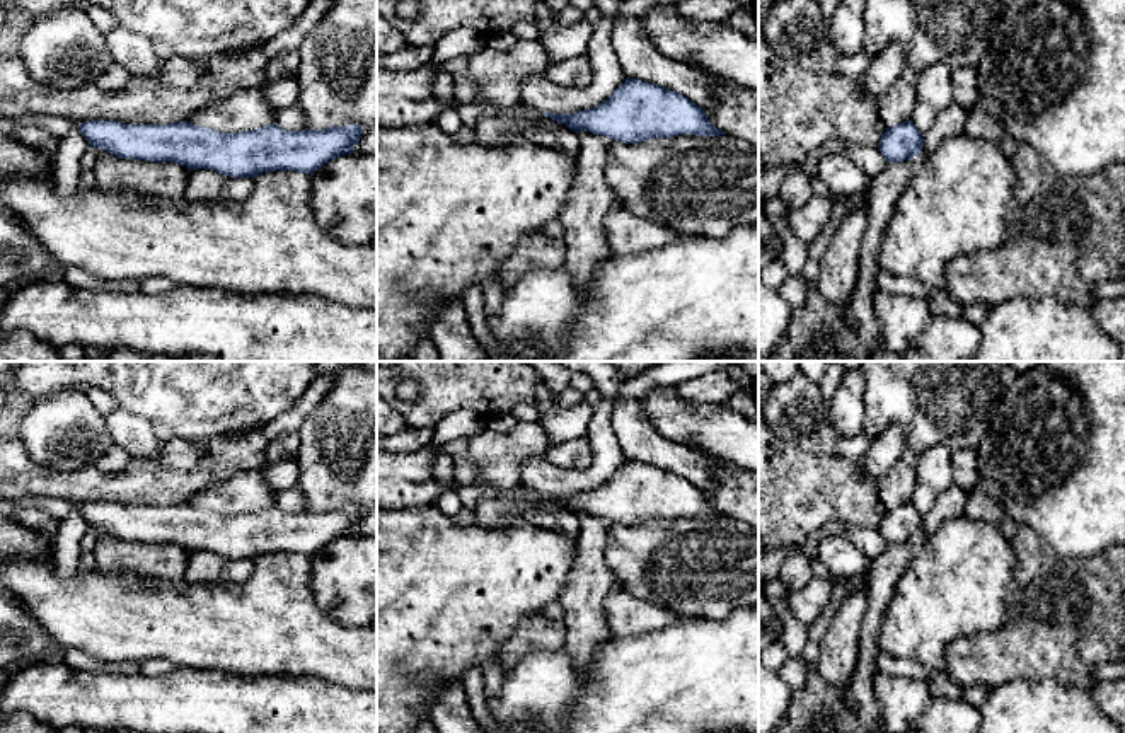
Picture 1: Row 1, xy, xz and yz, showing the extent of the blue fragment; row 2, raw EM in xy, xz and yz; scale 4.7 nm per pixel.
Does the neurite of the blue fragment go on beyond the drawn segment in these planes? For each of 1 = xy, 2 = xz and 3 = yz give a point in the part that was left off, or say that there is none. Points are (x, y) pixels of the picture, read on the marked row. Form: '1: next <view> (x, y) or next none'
1: next none
2: next none
3: next none

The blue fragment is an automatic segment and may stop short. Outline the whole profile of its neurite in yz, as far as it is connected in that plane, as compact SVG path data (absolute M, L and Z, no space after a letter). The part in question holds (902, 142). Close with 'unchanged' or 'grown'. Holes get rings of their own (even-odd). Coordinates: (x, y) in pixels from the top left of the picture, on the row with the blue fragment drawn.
M905 121L886 128L878 143L880 152L886 162L910 160L920 153L924 145L922 133L912 121Z; unchanged

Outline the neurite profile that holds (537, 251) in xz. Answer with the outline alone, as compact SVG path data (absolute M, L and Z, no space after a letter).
M544 234L528 235L498 268L503 290L508 290L534 269L554 269L564 263L564 240Z

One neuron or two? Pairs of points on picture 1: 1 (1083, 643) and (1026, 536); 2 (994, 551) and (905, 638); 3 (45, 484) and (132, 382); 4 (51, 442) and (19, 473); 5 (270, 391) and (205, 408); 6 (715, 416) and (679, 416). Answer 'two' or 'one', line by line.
1: one
2: one
3: two
4: two
5: one
6: one

